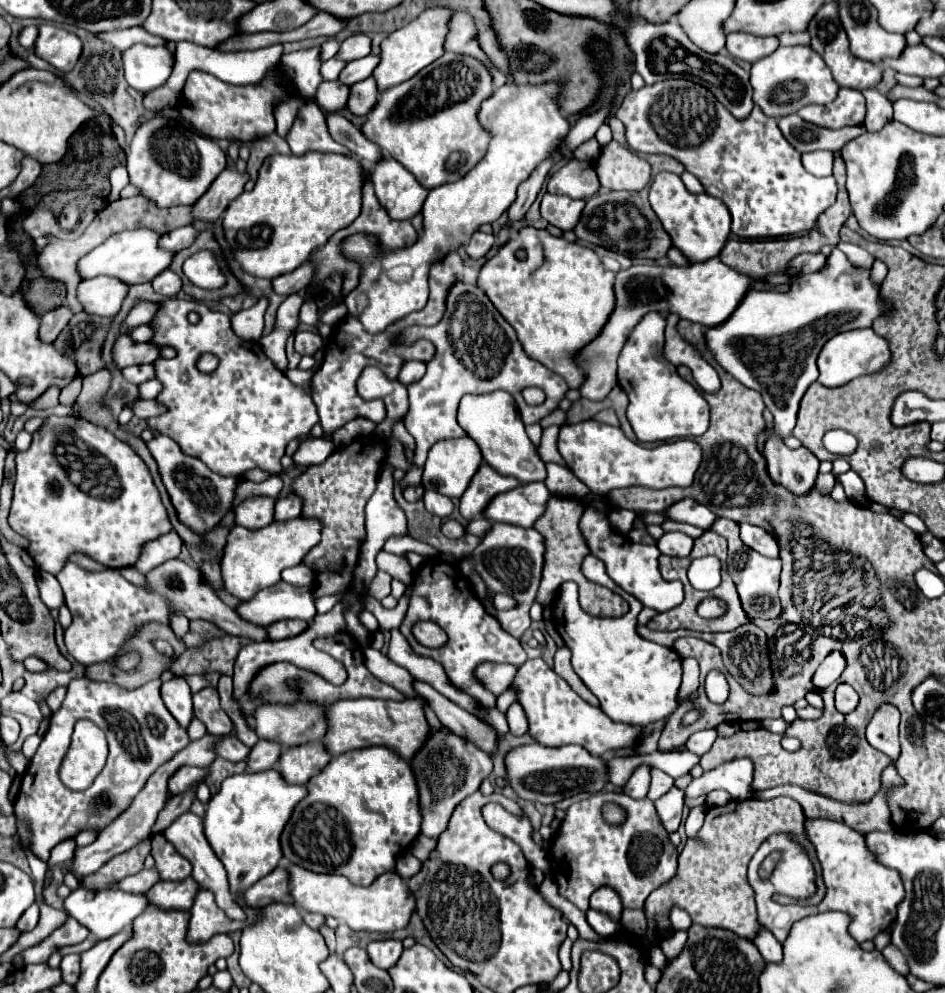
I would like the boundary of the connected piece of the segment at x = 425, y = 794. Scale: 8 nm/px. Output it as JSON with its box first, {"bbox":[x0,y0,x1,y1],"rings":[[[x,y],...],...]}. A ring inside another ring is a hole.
{"bbox":[411,726,493,838],"rings":[[[441,726],[441,728],[433,728],[423,744],[423,748],[419,748],[419,752],[413,756],[411,760],[411,768],[417,780],[417,790],[419,790],[419,804],[421,804],[421,832],[429,838],[437,838],[449,822],[449,816],[453,814],[455,806],[465,800],[467,796],[471,796],[473,792],[479,790],[481,782],[491,774],[493,770],[493,762],[491,756],[485,756],[485,752],[481,752],[481,748],[473,748],[473,742],[469,738],[461,740],[461,736],[453,736],[453,732],[449,732],[449,728]]]}

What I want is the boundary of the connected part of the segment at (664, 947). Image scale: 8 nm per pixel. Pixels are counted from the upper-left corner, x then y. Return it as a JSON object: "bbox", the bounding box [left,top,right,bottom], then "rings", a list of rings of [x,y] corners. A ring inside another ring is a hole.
{"bbox":[658,931,687,959],"rings":[[[679,931],[674,932],[674,935],[663,939],[659,942],[658,946],[663,951],[665,956],[669,959],[677,957],[685,946],[687,941],[687,932]]]}

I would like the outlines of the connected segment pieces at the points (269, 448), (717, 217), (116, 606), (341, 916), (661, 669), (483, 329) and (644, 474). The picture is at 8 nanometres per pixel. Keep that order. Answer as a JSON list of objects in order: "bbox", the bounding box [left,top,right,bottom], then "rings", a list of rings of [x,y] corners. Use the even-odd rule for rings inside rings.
[{"bbox":[147,300,319,478],"rings":[[[163,300],[149,324],[153,324],[151,344],[175,348],[177,358],[153,362],[155,378],[163,384],[157,402],[167,406],[167,412],[147,418],[147,426],[153,432],[173,438],[185,454],[199,458],[219,476],[239,478],[253,468],[279,474],[279,460],[285,454],[285,446],[297,436],[309,434],[319,422],[311,396],[289,382],[259,344],[247,344],[237,338],[229,328],[227,314],[213,312],[203,302]],[[191,310],[201,314],[199,324],[187,322]],[[203,354],[215,354],[219,358],[217,370],[205,374],[197,368],[197,360]]]},{"bbox":[649,172,731,262],"rings":[[[661,172],[655,176],[649,188],[649,202],[663,228],[671,236],[673,246],[679,248],[691,262],[705,262],[723,250],[731,232],[731,216],[725,202],[707,194],[691,194],[681,184],[681,178],[671,172]]]},{"bbox":[57,558,267,666],"rings":[[[179,558],[167,560],[145,574],[145,588],[125,580],[117,570],[89,572],[75,564],[65,564],[57,574],[57,580],[65,594],[65,604],[71,610],[73,622],[65,630],[67,652],[83,666],[107,662],[125,648],[125,644],[141,630],[147,622],[171,624],[171,616],[185,616],[189,620],[207,620],[225,630],[231,636],[251,638],[255,642],[267,640],[265,628],[241,620],[233,608],[221,602],[221,598],[201,580],[201,572],[191,568]]]},{"bbox":[289,864,415,932],"rings":[[[289,864],[289,890],[293,902],[303,912],[317,912],[323,916],[333,916],[347,924],[351,930],[363,932],[395,932],[409,924],[411,912],[415,910],[415,898],[407,888],[405,880],[395,872],[381,874],[371,886],[355,886],[345,876],[339,874],[317,874],[301,866]]]},{"bbox":[553,554,681,726],"rings":[[[593,554],[583,560],[585,576],[601,576],[601,586],[617,592],[629,602],[629,612],[621,618],[593,618],[581,610],[577,600],[577,584],[565,582],[553,602],[553,622],[567,648],[571,650],[571,664],[583,684],[599,698],[601,710],[613,722],[633,726],[647,726],[657,722],[677,708],[677,692],[681,686],[681,656],[667,646],[649,642],[637,634],[637,614],[643,610],[641,602],[621,590],[605,572],[605,564]]]},{"bbox":[386,284,569,472],"rings":[[[453,284],[453,288],[449,288],[447,294],[447,308],[441,322],[431,328],[407,328],[401,333],[399,341],[410,345],[421,338],[435,344],[435,356],[431,362],[427,362],[425,376],[409,386],[409,412],[405,414],[403,422],[409,434],[415,438],[415,458],[407,458],[399,441],[391,438],[386,443],[386,462],[403,468],[406,472],[411,465],[425,464],[427,452],[435,442],[465,436],[465,432],[457,424],[457,406],[465,394],[505,390],[515,398],[523,422],[533,424],[547,416],[551,410],[555,410],[569,388],[559,374],[551,372],[541,362],[525,354],[515,336],[515,330],[505,322],[505,318],[499,314],[499,310],[477,284]],[[525,386],[541,386],[547,396],[545,402],[539,406],[525,404],[521,396],[521,390]],[[393,452],[398,453],[398,457],[393,457]]]},{"bbox":[559,420,701,496],"rings":[[[585,420],[559,430],[559,454],[569,470],[595,494],[607,496],[615,488],[647,486],[647,488],[671,488],[689,486],[701,464],[701,446],[693,440],[677,440],[655,448],[645,448],[631,442],[621,428],[609,426],[599,420]]]}]

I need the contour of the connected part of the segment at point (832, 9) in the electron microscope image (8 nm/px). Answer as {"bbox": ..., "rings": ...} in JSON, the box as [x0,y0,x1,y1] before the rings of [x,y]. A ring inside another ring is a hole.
{"bbox":[809,2,881,90],"rings":[[[827,2],[817,16],[813,16],[811,24],[809,24],[809,34],[811,34],[811,48],[815,52],[821,54],[821,58],[825,60],[825,64],[829,66],[835,82],[841,88],[855,88],[855,90],[865,90],[871,86],[877,86],[877,82],[881,80],[881,68],[873,66],[871,62],[859,60],[849,52],[849,40],[845,30],[841,28],[841,20],[839,20],[839,6],[837,2]]]}

